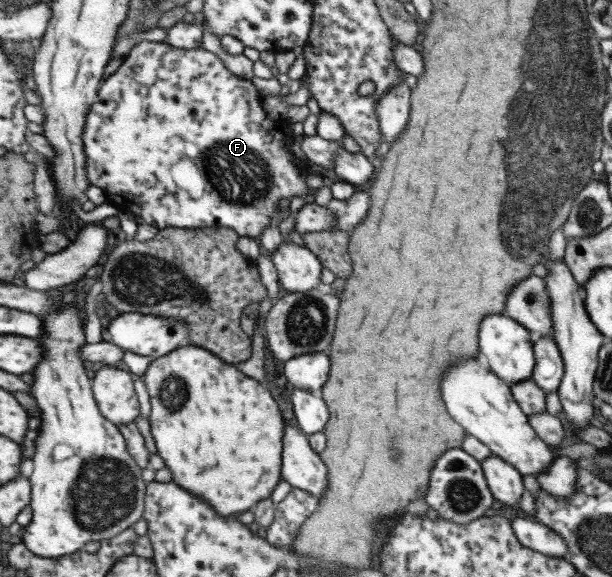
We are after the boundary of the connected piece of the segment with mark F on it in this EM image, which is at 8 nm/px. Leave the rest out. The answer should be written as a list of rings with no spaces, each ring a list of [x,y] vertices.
[[[141,41],[137,43],[127,55],[122,56],[119,68],[105,78],[97,89],[97,101],[95,101],[85,115],[85,127],[83,127],[82,143],[85,153],[84,171],[89,179],[89,184],[101,189],[105,194],[105,202],[118,207],[118,213],[129,213],[134,217],[139,216],[145,224],[157,229],[165,227],[225,227],[234,230],[238,236],[248,236],[255,240],[259,238],[261,230],[267,225],[273,211],[277,209],[279,200],[288,202],[293,197],[307,197],[309,187],[305,183],[308,175],[304,162],[296,159],[289,147],[293,144],[294,135],[291,124],[286,118],[269,118],[264,112],[260,95],[249,80],[237,78],[231,74],[217,56],[199,48],[175,48],[170,44],[160,42]]]

